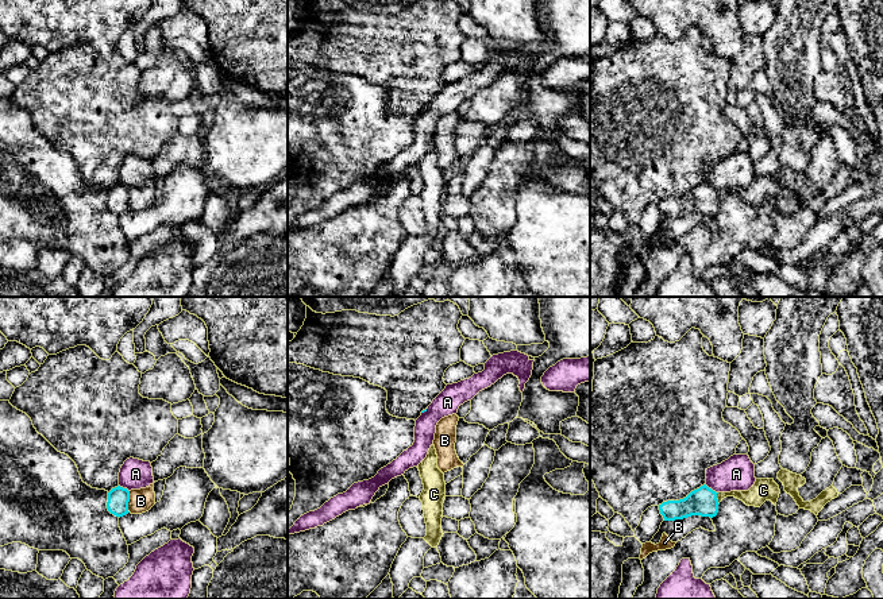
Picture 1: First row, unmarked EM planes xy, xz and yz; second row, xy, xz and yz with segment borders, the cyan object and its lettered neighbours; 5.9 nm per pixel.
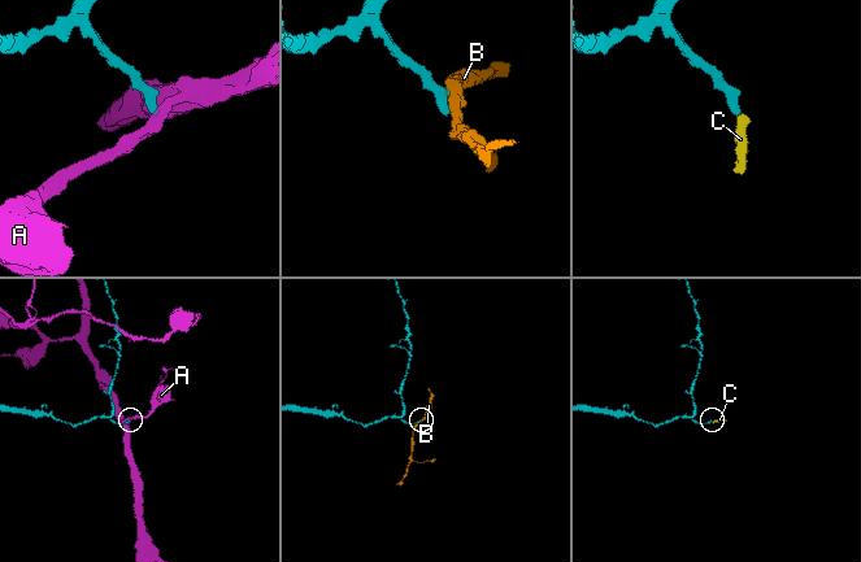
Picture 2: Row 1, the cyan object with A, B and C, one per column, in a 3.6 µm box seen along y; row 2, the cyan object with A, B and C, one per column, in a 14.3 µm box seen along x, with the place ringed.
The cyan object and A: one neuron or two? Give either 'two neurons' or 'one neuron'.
two neurons

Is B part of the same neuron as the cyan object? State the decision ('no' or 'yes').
no

